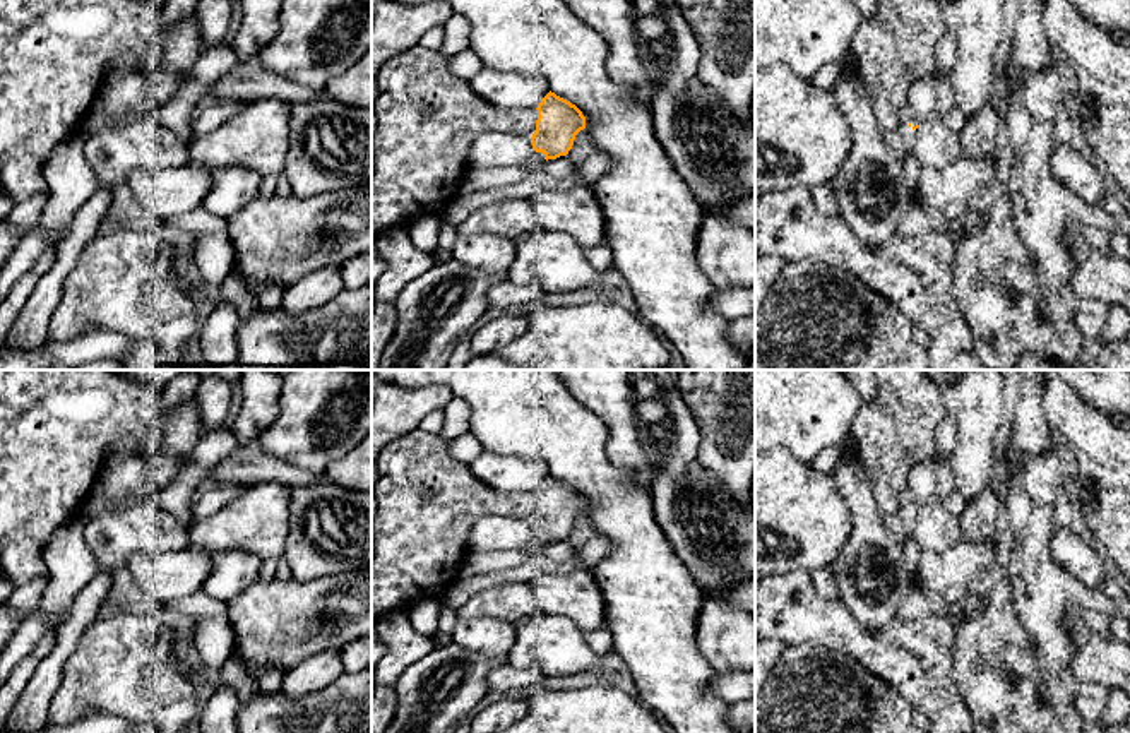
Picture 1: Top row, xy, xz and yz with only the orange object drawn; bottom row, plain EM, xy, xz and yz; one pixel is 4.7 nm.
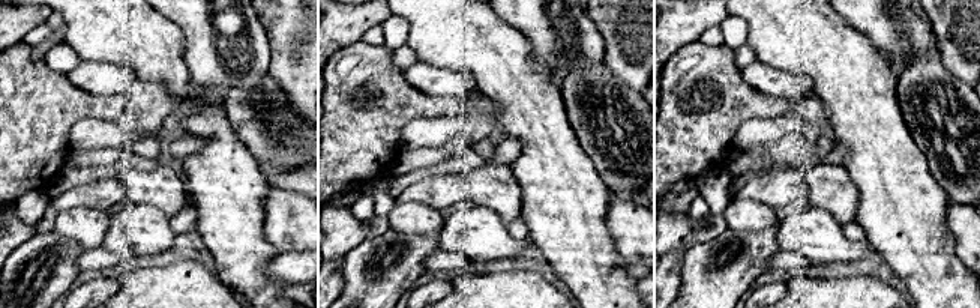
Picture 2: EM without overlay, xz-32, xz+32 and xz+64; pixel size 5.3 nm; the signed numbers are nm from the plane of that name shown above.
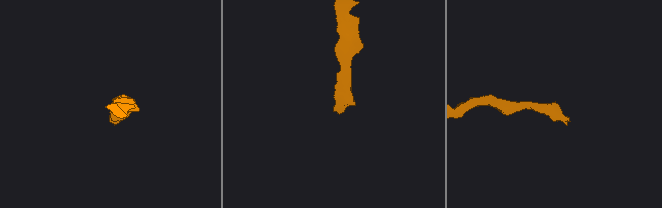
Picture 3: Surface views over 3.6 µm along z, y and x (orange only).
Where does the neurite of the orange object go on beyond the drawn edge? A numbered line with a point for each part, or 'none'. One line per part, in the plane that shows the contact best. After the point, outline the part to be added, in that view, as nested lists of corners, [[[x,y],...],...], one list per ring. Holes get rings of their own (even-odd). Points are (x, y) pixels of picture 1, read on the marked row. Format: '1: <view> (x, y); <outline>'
1: xz (538, 161); [[[536,152],[534,158],[529,163],[526,163],[522,168],[526,171],[532,173],[532,171],[543,168],[544,163],[546,163],[544,154],[543,152]]]

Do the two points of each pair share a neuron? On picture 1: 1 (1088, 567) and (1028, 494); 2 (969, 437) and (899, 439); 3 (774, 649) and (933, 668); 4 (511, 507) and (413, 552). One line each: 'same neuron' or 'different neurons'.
1: different neurons
2: different neurons
3: different neurons
4: same neuron

